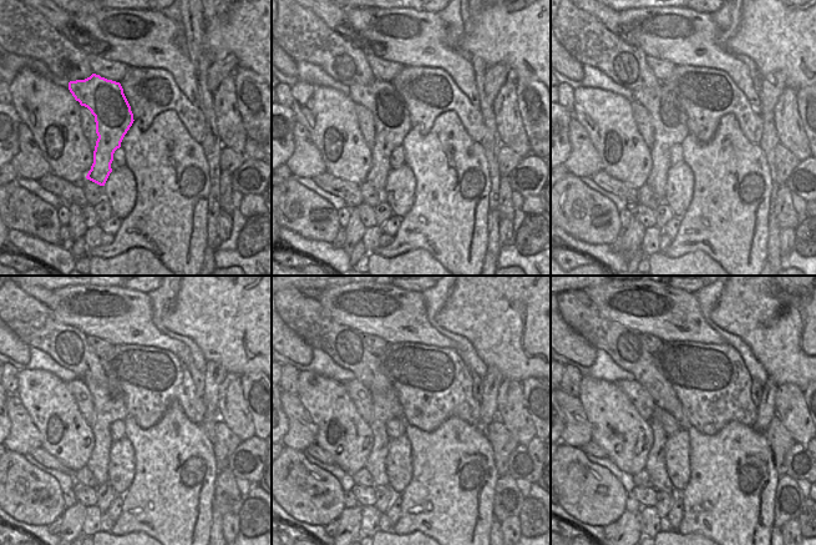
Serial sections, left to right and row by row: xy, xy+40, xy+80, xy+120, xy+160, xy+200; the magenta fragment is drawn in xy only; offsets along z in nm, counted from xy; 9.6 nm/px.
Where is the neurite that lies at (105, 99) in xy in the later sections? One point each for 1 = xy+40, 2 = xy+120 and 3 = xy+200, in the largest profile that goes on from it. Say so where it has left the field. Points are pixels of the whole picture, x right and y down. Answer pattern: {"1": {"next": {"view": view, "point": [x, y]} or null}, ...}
{"1": {"next": {"view": "xy+40", "point": [391, 119]}}, "2": {"next": {"view": "xy+120", "point": [109, 399]}}, "3": {"next": {"view": "xy+200", "point": [655, 467]}}}

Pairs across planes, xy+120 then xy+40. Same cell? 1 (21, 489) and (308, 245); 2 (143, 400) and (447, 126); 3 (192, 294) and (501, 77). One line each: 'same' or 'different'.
1: different
2: different
3: different

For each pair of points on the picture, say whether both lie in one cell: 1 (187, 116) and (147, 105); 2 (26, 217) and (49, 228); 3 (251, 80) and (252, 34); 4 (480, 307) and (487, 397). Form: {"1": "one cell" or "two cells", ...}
{"1": "one cell", "2": "one cell", "3": "two cells", "4": "two cells"}

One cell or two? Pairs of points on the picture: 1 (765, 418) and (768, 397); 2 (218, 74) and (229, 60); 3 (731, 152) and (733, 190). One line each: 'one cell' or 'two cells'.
1: one cell
2: one cell
3: one cell

